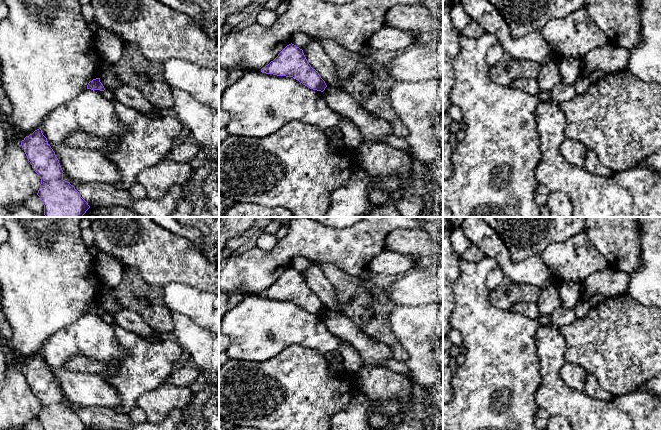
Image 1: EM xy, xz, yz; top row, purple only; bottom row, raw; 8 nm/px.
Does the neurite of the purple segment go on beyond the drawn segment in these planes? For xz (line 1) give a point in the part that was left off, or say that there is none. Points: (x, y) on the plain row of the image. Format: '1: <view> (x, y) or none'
1: none

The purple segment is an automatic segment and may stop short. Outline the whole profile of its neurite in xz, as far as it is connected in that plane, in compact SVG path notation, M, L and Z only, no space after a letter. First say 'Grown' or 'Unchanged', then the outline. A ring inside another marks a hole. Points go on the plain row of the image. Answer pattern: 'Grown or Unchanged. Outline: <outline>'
Unchanged. Outline: M294 268L287 269L261 296L293 301L310 313L323 316L327 311L319 297L308 287L303 274Z

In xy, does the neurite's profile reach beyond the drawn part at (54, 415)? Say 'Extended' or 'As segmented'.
As segmented

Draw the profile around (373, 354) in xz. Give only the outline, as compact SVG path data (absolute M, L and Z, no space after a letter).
M327 310L323 321L333 335L350 343L359 353L362 367L384 368L384 362L393 359L392 351L387 345L368 337L344 314Z

